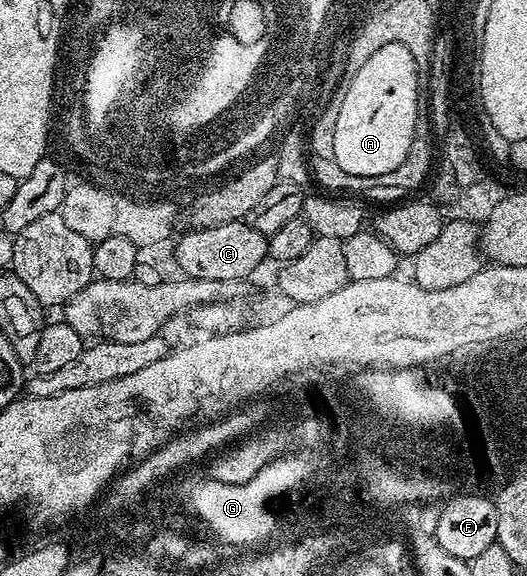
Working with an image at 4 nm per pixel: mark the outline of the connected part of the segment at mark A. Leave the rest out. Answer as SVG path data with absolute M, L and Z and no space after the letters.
M402 43L384 44L360 64L336 116L334 160L353 176L391 174L408 156L418 130L418 66Z

